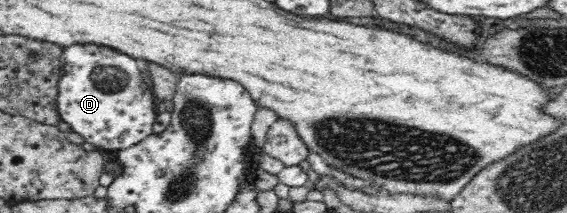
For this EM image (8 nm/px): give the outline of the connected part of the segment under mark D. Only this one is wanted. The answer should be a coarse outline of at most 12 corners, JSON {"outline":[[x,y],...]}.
{"outline":[[62,54],[57,110],[98,151],[154,131],[157,101],[133,59]]}

